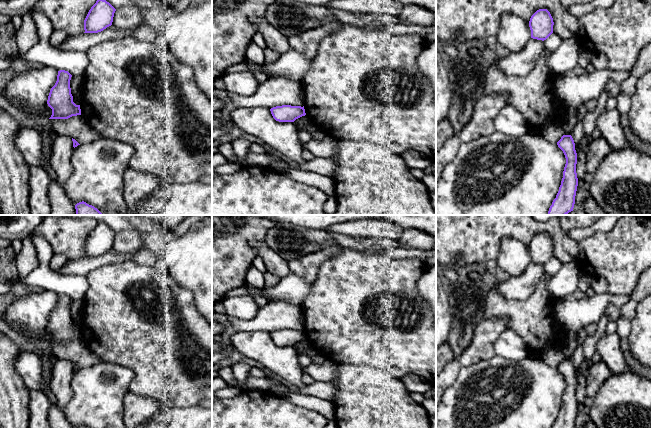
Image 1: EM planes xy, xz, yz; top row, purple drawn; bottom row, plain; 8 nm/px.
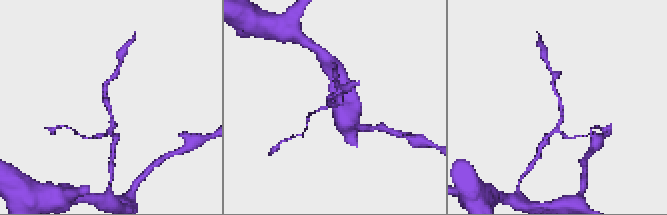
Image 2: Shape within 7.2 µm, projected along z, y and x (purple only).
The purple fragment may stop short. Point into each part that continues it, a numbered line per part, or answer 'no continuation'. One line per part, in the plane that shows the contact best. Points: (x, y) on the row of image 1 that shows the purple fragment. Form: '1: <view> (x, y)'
no continuation

